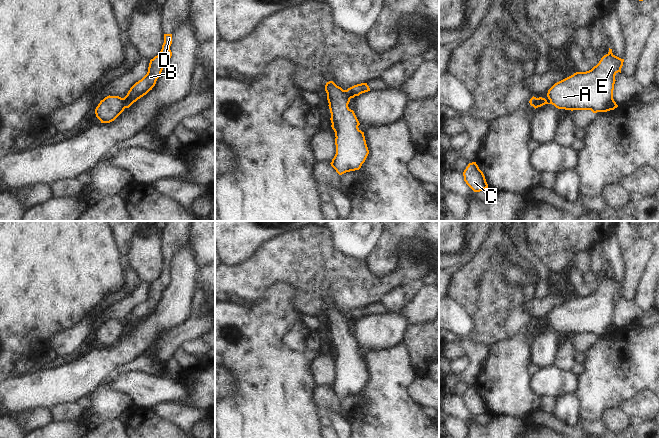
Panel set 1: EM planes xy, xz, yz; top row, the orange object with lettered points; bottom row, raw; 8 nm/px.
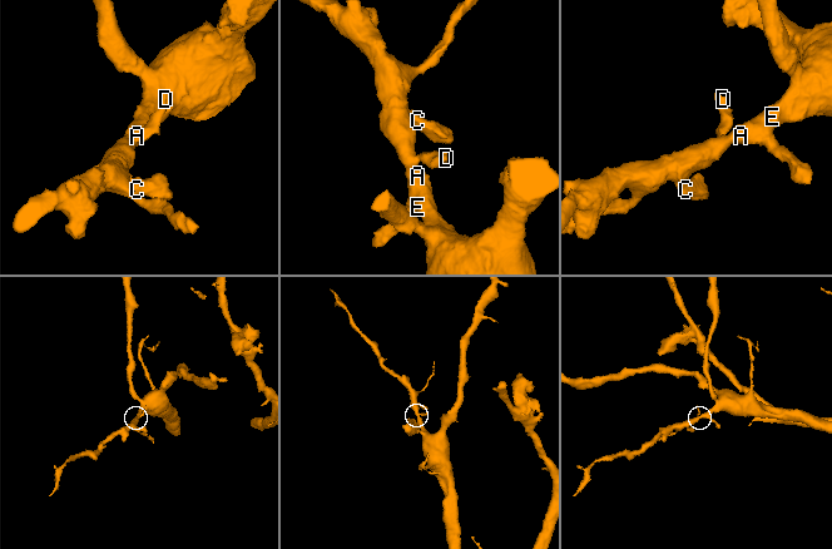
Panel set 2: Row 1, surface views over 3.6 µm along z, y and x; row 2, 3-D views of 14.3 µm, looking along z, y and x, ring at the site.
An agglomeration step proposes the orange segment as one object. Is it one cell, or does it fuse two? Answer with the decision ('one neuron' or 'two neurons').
two neurons

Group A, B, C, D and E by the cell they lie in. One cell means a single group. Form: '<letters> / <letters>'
A C E / B D

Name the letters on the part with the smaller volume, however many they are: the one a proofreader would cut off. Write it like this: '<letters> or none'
B, D

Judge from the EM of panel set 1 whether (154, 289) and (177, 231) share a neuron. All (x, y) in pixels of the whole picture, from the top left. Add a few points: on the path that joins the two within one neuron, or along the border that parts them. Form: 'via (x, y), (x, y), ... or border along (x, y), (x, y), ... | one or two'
via (165, 275), (169, 245) | one

